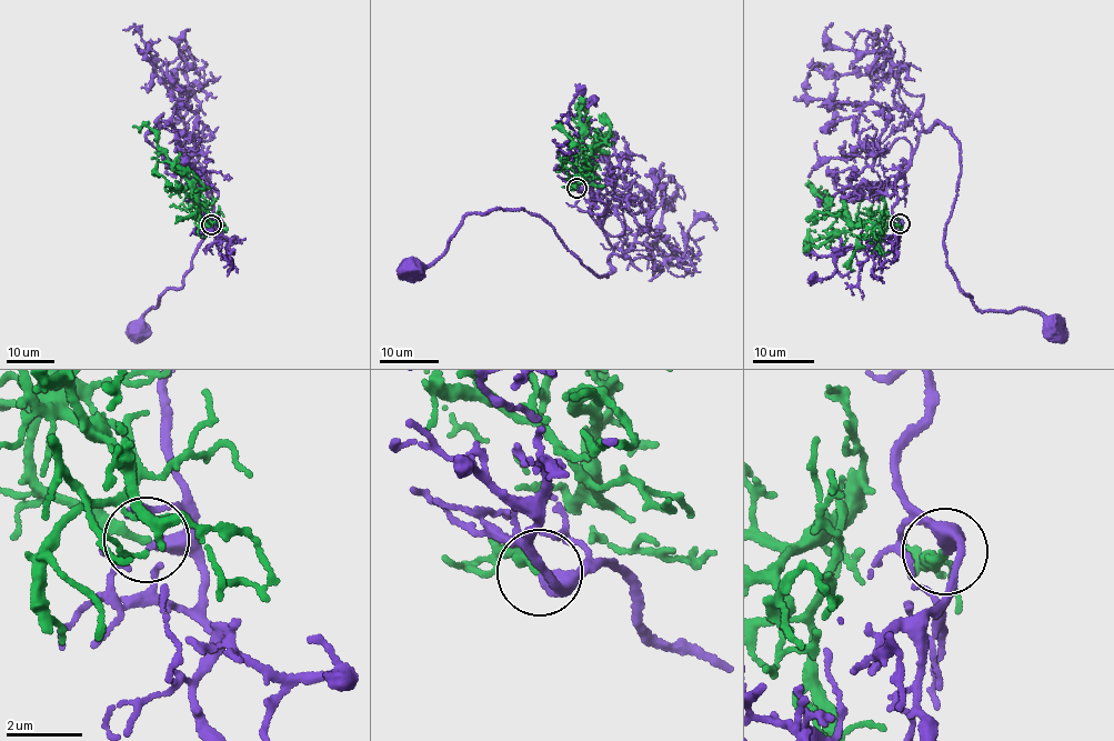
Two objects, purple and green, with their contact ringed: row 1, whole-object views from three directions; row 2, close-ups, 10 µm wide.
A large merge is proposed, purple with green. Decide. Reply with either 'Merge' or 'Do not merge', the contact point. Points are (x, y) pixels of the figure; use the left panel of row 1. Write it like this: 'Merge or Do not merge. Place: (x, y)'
Merge. Place: (211, 224)

